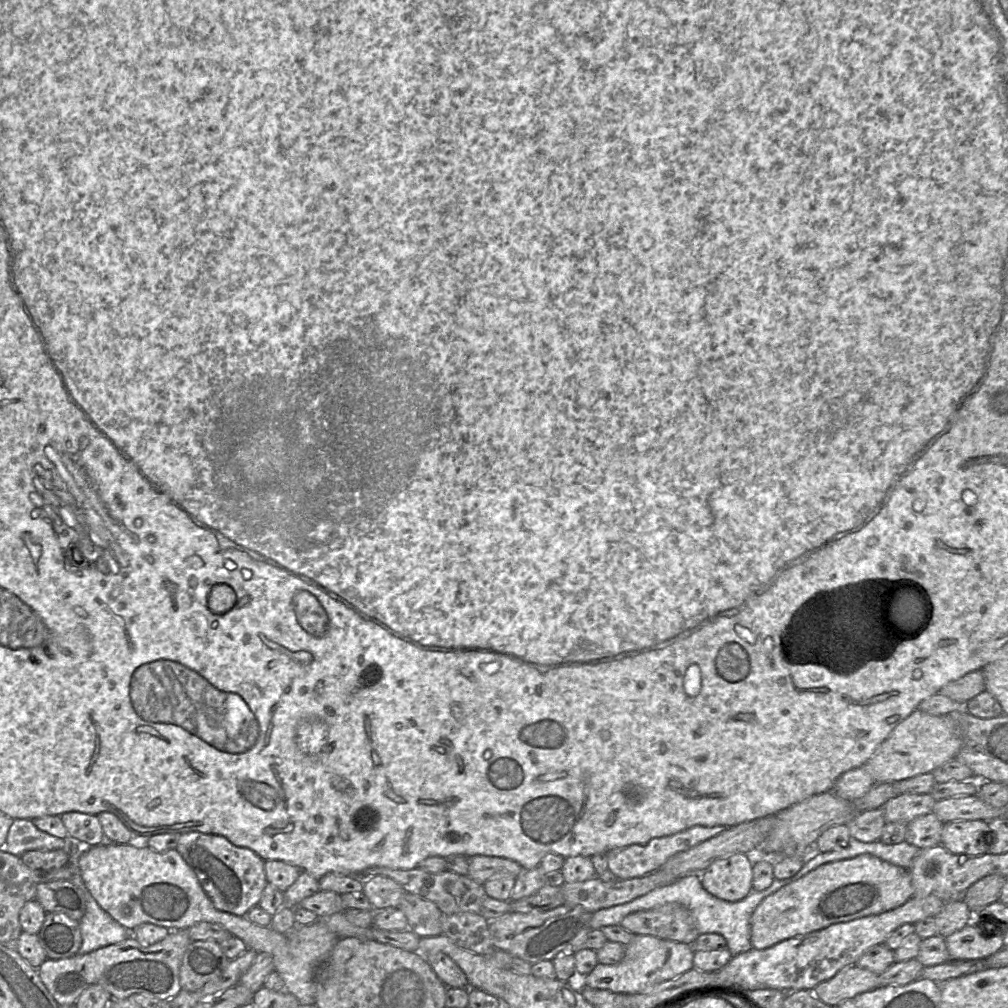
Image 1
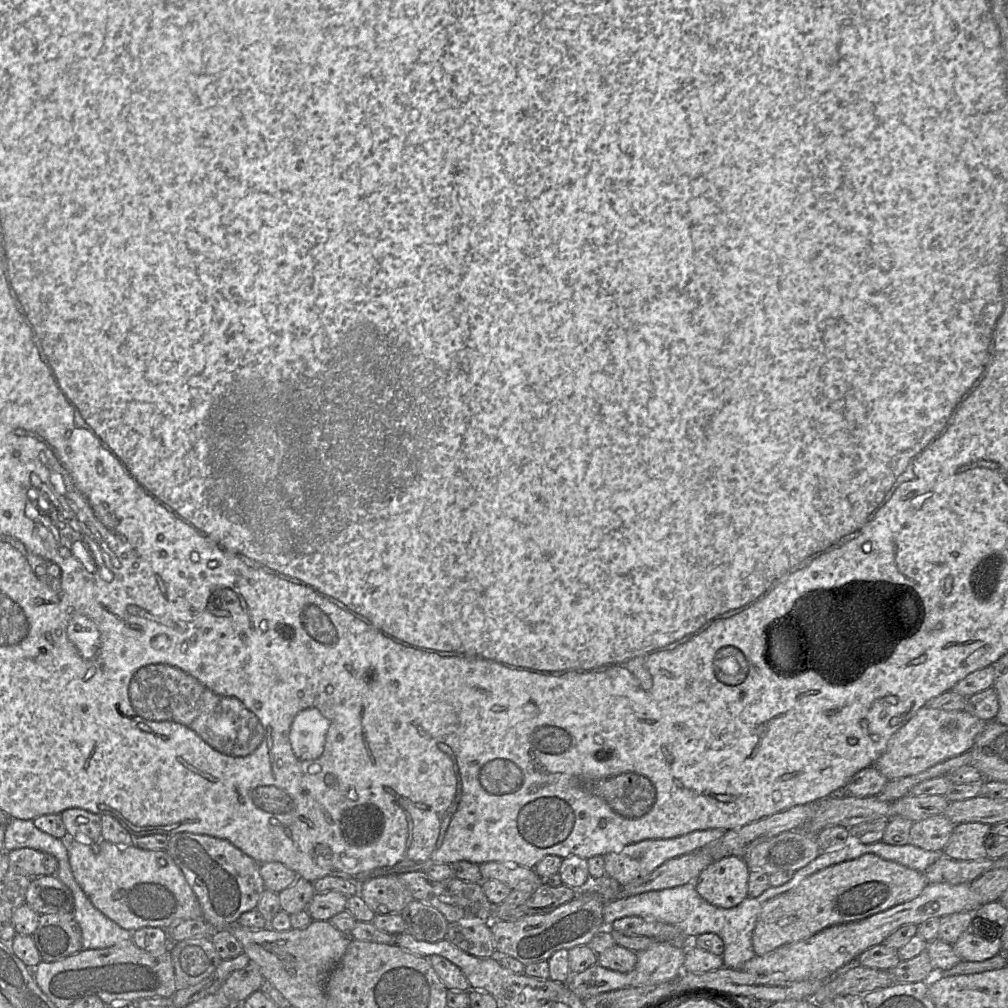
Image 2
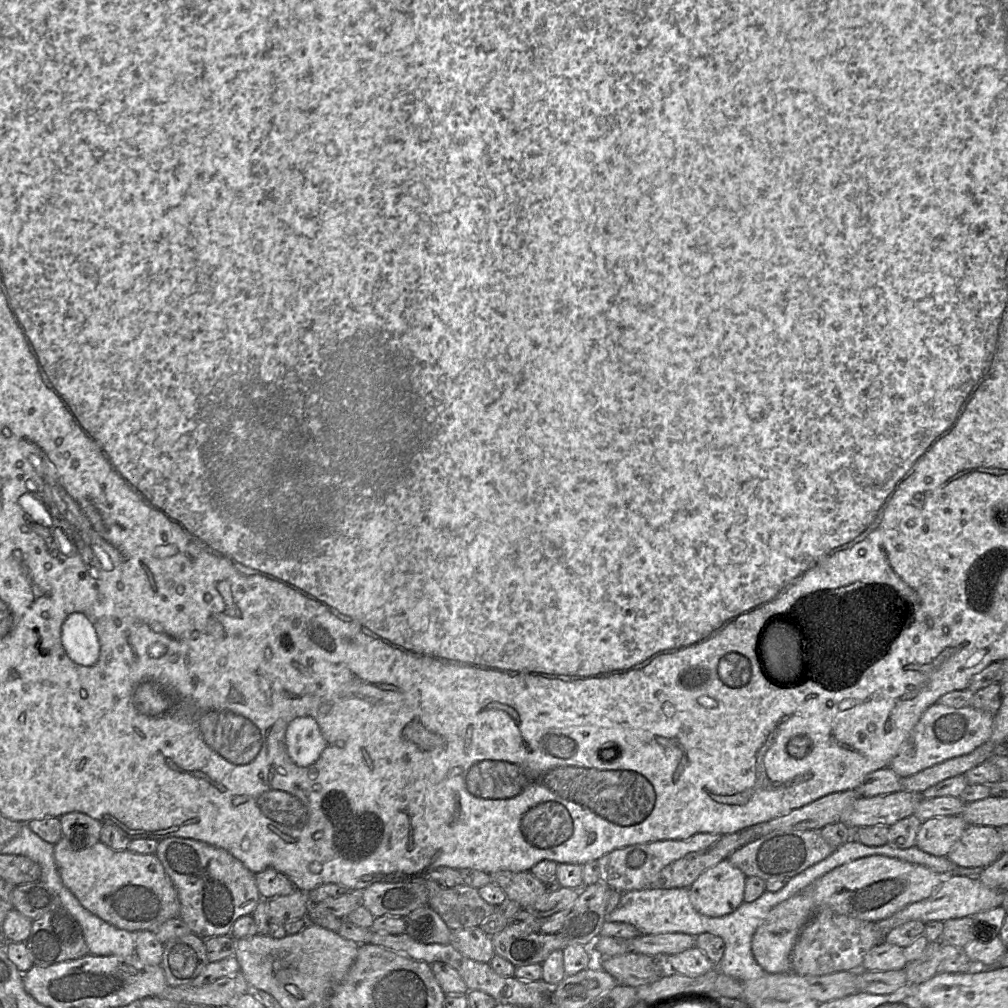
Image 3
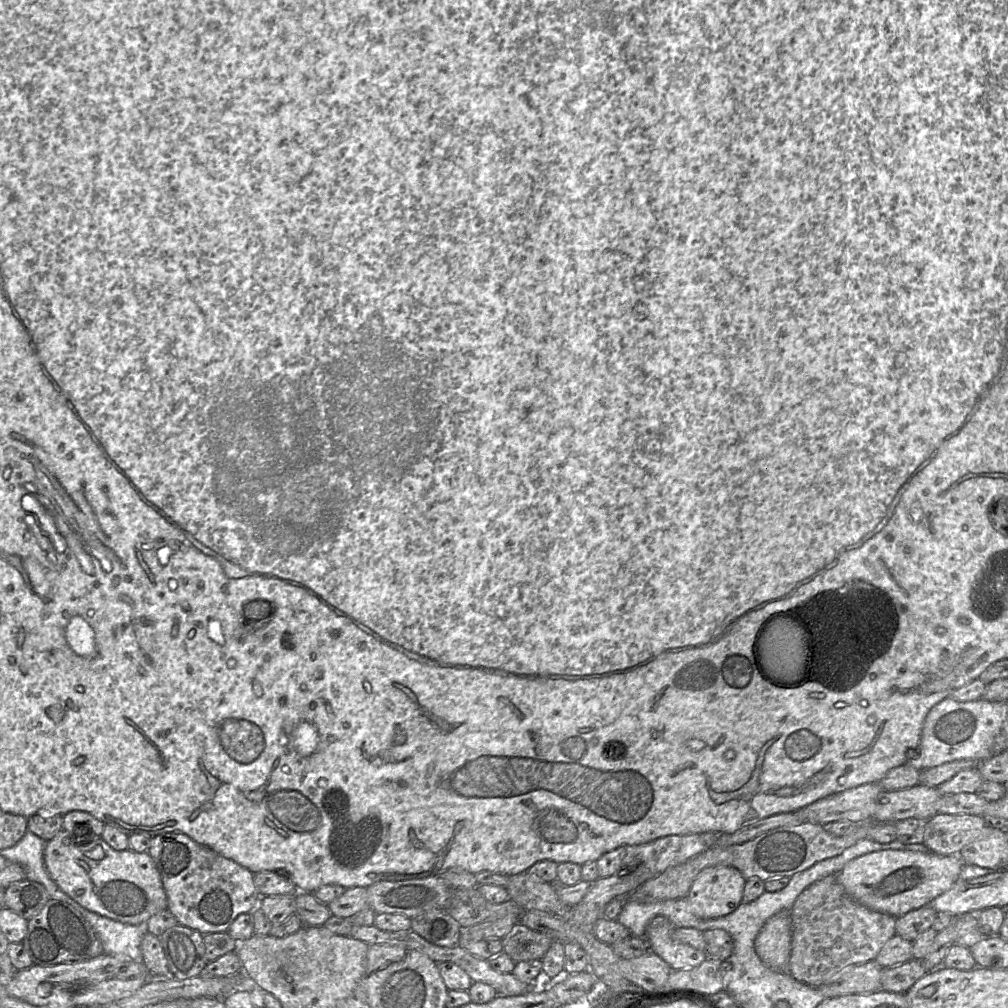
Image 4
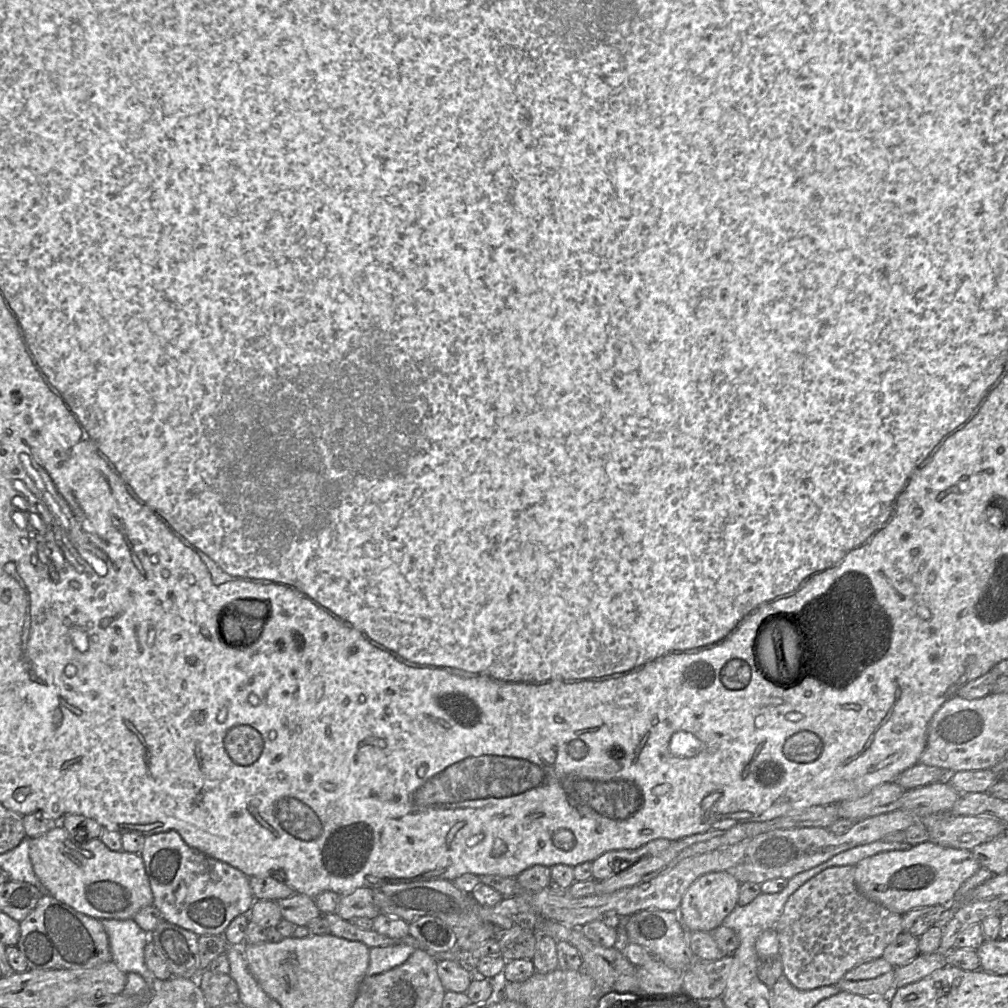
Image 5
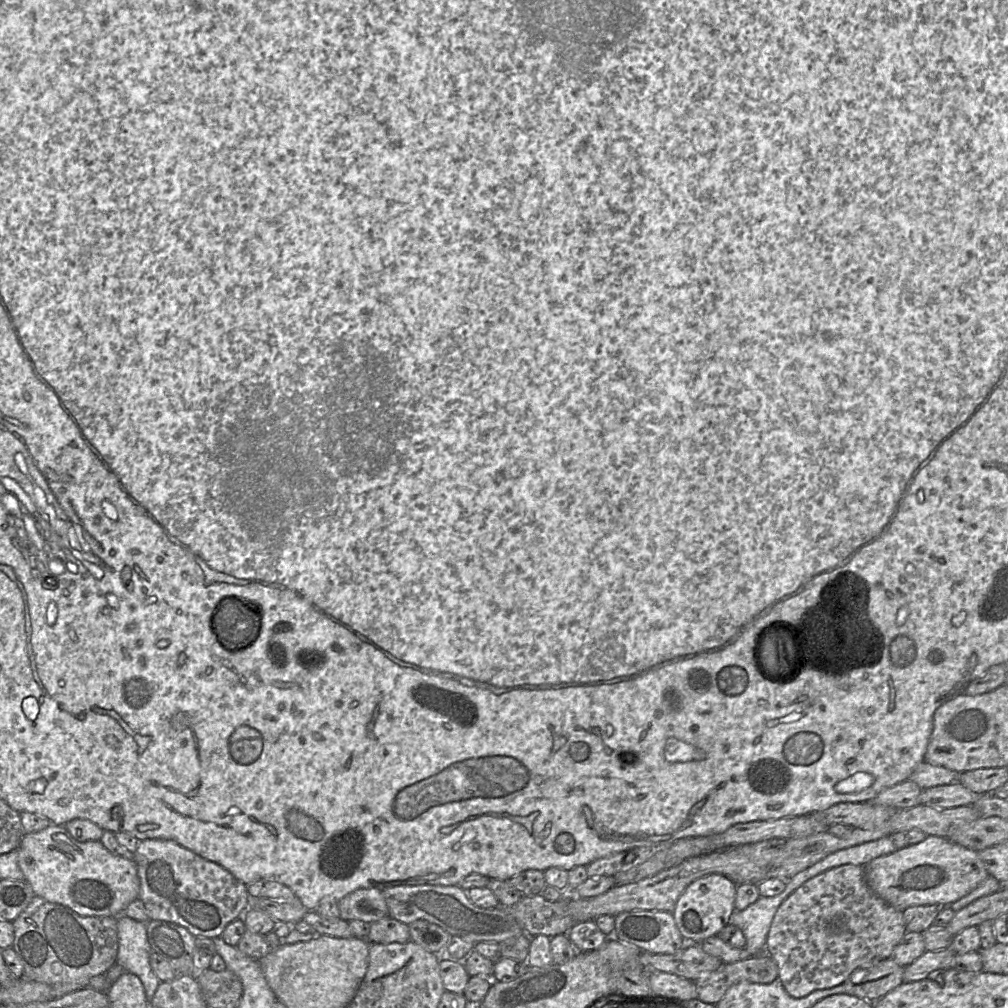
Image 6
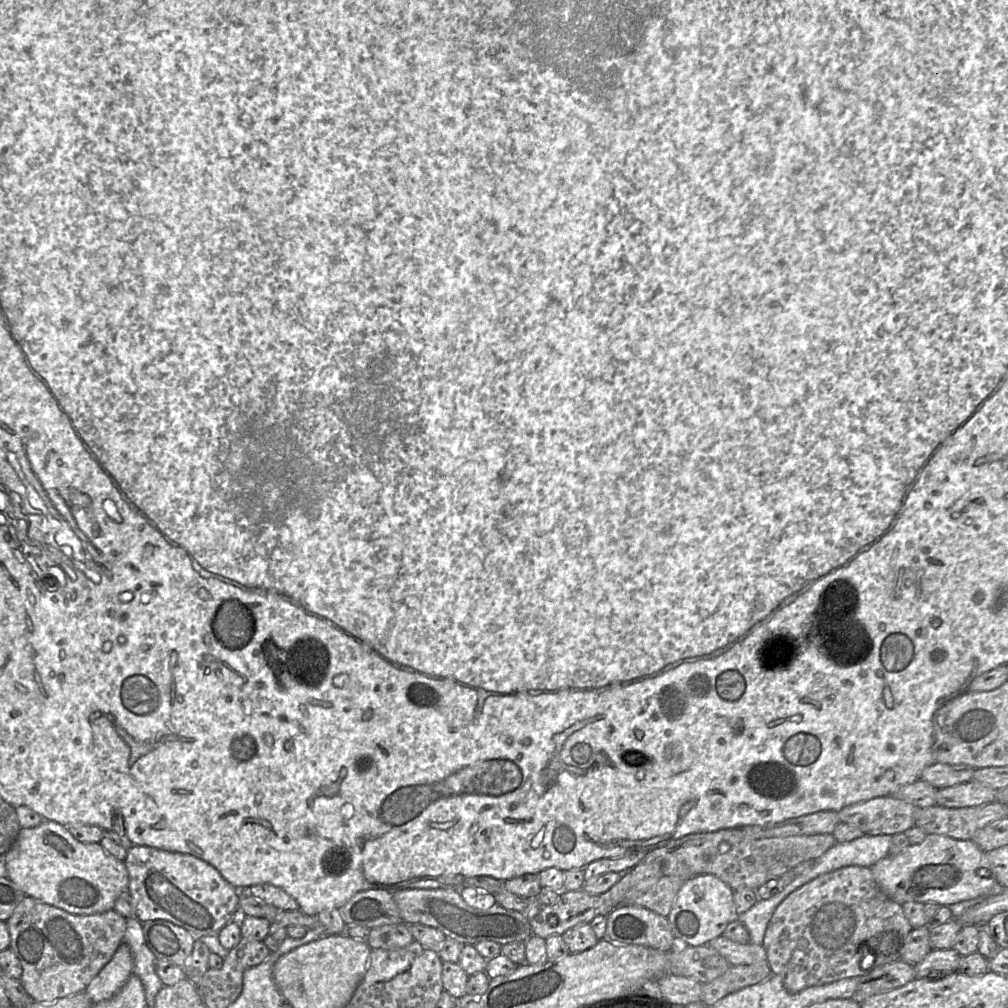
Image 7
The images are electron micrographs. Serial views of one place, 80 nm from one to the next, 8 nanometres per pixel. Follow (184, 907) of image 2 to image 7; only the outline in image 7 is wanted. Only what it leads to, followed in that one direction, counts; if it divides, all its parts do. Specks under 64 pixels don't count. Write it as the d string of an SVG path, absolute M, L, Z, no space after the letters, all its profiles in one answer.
M55 821L21 828L5 856L7 877L20 890L72 914L91 915L111 910L119 895L128 891L129 874L124 861L107 853L100 843L78 841Z

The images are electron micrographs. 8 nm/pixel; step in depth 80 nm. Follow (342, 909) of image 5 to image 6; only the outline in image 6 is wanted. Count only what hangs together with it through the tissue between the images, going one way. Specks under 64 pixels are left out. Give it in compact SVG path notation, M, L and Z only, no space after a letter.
M361 888L348 894L338 902L340 918L347 922L360 920L373 923L389 916L382 890Z

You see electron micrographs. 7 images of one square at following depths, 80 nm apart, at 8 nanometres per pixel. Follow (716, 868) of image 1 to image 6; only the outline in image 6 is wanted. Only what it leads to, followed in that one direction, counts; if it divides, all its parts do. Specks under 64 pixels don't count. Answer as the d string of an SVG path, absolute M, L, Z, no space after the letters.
M708 874L691 882L680 895L673 918L687 943L701 943L717 935L728 923L735 911L737 884L722 874Z

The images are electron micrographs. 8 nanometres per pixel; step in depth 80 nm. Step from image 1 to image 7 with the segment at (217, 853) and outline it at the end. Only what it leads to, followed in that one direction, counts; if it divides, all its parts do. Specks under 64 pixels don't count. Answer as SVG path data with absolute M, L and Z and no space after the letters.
M134 845L128 849L124 863L129 874L128 891L135 918L142 923L150 920L170 921L198 939L217 935L224 926L240 916L241 891L225 880L215 867L200 858Z

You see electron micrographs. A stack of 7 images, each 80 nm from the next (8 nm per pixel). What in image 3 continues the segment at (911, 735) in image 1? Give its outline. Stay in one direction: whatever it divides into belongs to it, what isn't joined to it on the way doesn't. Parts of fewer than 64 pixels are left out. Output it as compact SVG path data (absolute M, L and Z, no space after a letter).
M936 702L919 719L910 744L900 750L888 767L900 778L905 778L945 760L968 754L990 738L993 721L994 714L972 706L955 708Z

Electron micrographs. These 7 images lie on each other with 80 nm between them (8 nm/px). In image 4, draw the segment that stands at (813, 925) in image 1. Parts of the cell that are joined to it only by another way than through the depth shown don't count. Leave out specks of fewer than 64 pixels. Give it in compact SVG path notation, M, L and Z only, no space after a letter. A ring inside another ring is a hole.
M880 850L859 856L844 865L836 879L861 905L896 918L925 905L948 891L959 879L964 863L959 855L940 856L906 850ZM789 911L769 918L755 939L755 951L768 967L787 971L791 956L792 922Z

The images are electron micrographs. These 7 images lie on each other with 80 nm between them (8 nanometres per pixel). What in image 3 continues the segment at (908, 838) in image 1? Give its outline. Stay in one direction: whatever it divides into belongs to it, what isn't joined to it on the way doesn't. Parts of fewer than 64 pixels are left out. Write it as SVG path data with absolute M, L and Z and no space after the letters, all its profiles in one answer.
M961 815L932 817L922 822L916 846L932 855L947 856L968 825Z

